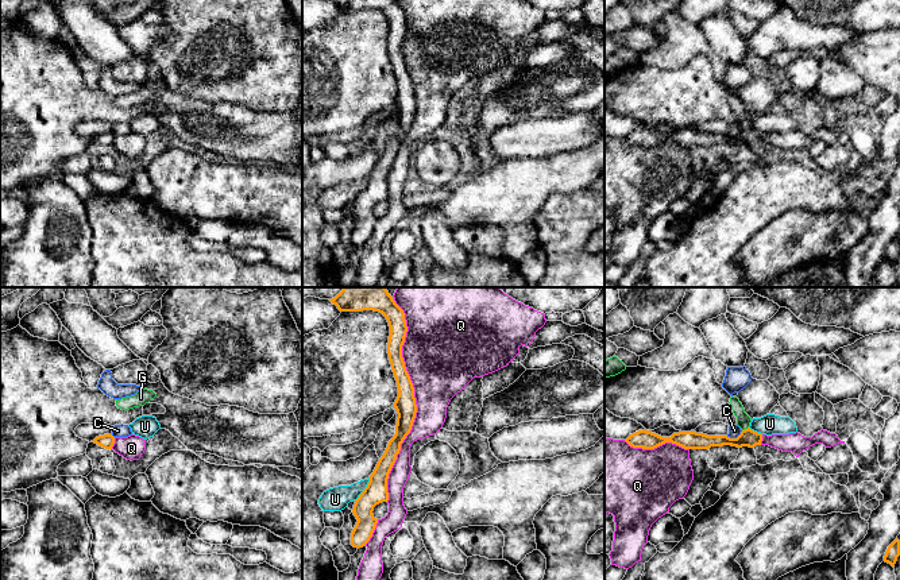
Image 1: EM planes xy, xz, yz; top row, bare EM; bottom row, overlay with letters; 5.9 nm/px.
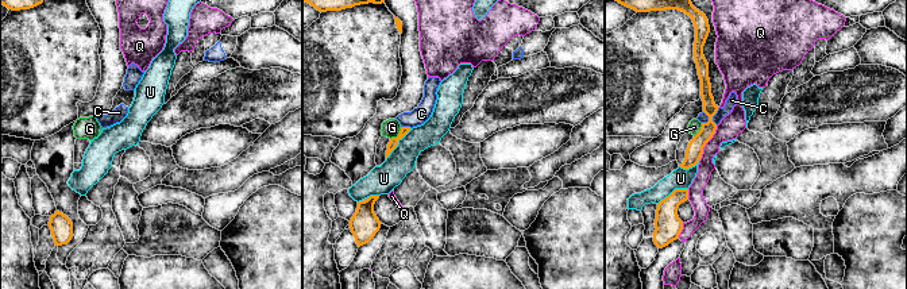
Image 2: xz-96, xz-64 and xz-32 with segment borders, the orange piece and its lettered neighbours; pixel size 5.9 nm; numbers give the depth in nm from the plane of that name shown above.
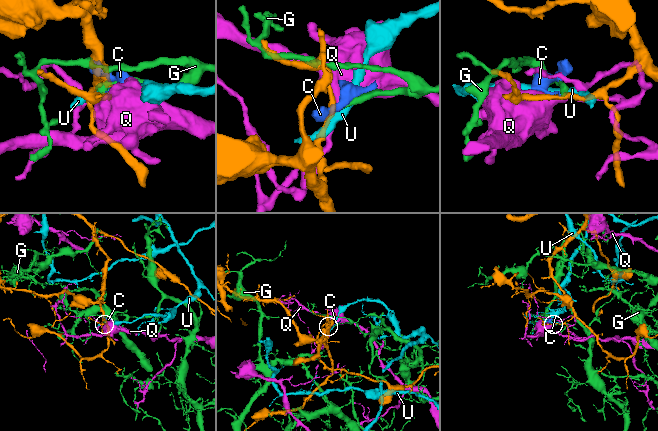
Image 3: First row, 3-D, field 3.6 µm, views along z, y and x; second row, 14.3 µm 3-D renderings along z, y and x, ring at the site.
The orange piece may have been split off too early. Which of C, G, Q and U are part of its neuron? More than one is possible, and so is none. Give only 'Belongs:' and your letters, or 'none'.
Belongs: none

